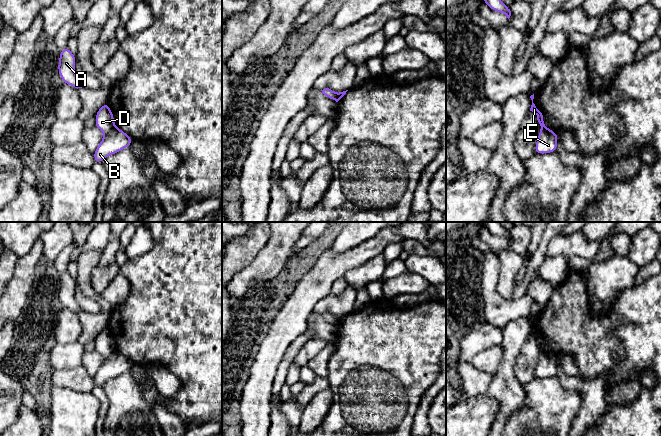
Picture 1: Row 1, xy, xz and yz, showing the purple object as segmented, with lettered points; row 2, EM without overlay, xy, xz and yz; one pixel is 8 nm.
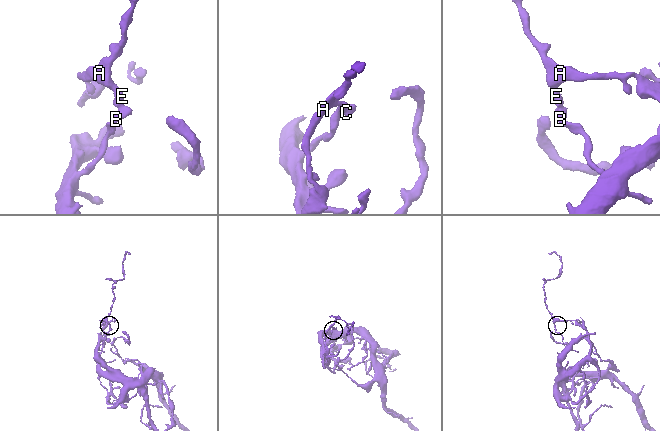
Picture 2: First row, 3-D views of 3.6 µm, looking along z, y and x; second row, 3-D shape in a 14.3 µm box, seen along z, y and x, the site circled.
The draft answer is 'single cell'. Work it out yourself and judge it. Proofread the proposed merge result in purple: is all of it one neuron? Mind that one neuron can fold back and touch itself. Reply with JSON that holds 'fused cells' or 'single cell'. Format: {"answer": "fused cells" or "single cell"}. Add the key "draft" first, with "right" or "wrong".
{"draft": "wrong", "answer": "fused cells"}

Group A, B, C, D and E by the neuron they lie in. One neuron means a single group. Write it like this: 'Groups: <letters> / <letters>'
Groups: A D E / B C

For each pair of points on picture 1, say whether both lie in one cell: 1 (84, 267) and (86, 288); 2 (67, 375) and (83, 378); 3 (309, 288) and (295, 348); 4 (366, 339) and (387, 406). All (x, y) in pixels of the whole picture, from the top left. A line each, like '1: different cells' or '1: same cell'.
1: same cell
2: same cell
3: different cells
4: same cell

